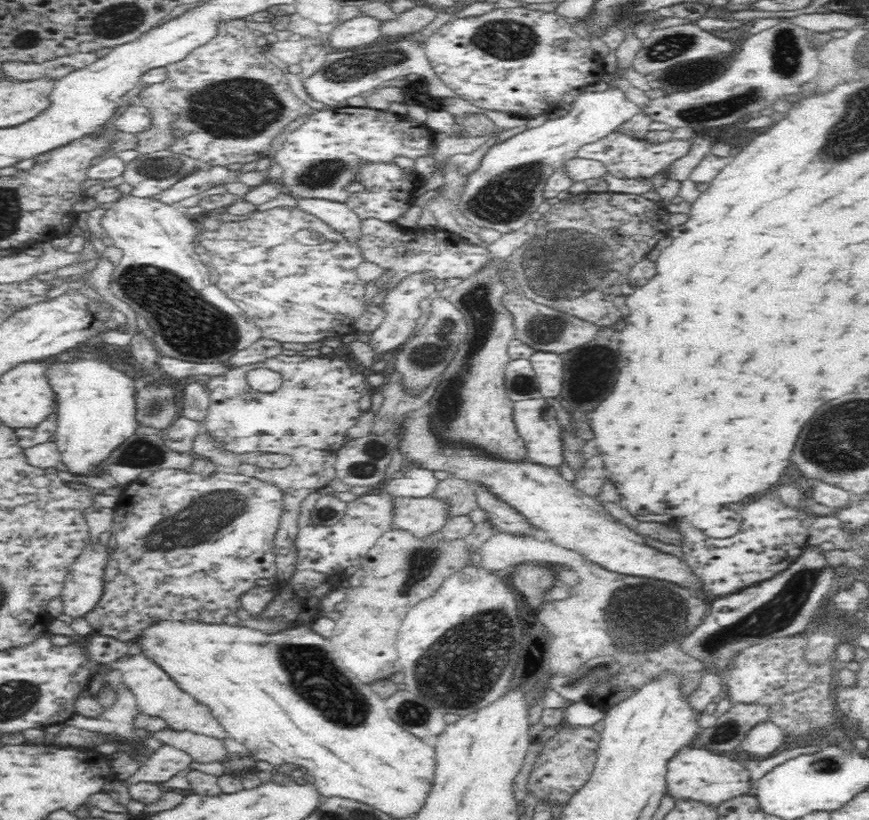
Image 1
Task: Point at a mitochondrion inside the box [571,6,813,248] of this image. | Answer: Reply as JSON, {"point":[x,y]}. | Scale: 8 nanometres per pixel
{"point":[678,45]}

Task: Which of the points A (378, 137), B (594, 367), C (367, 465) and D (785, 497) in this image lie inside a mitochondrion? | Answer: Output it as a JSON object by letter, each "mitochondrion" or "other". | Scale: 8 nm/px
{"A":"other","B":"mitochondrion","C":"mitochondrion","D":"other"}

